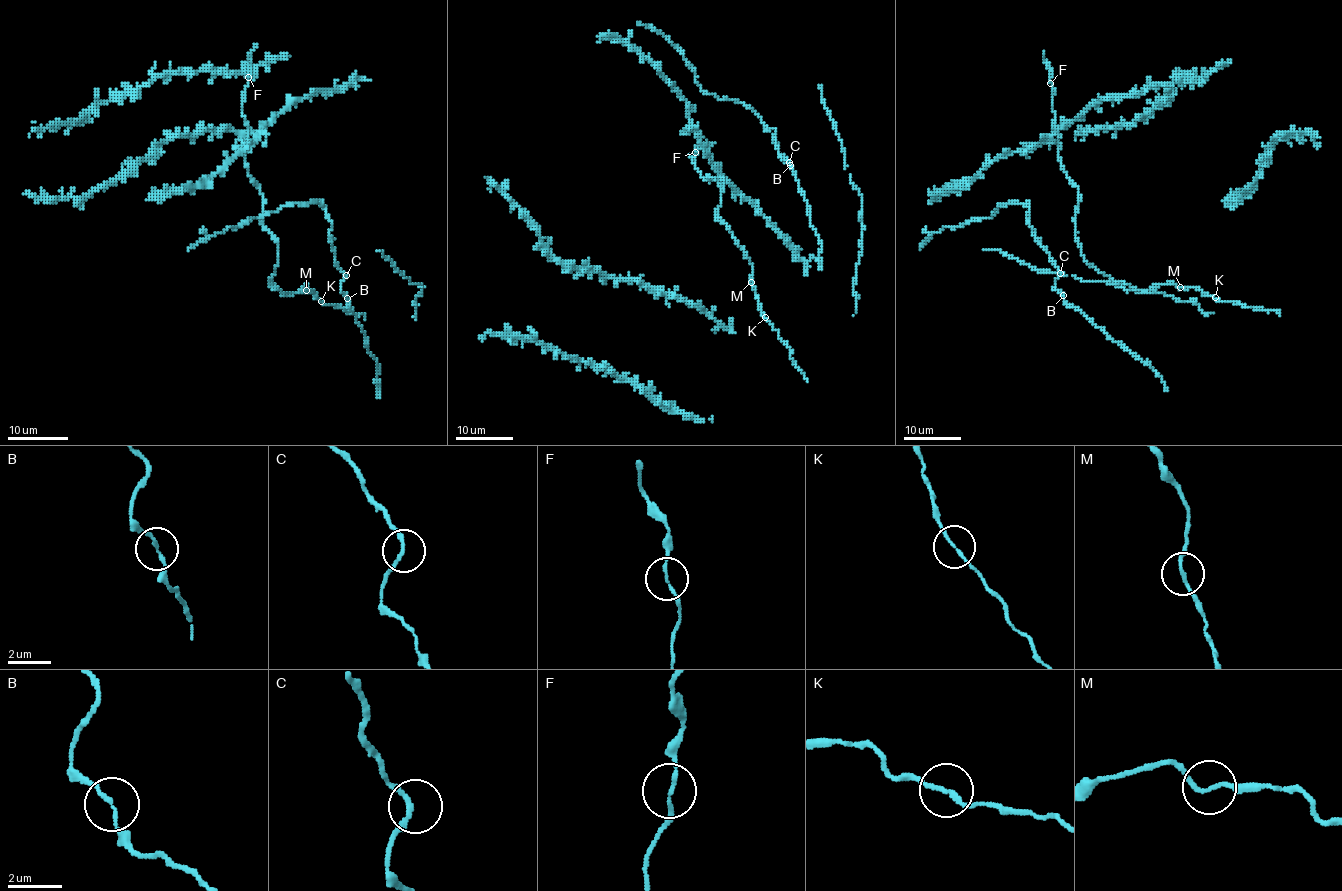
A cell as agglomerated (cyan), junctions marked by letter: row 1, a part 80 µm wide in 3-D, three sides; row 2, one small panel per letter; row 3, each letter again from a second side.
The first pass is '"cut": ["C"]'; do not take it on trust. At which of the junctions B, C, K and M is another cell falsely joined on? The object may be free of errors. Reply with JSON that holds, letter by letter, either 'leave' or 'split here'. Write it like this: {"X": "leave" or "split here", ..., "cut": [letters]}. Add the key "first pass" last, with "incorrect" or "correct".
{"B": "leave", "C": "leave", "K": "leave", "M": "leave", "cut": [], "first pass": "incorrect"}

